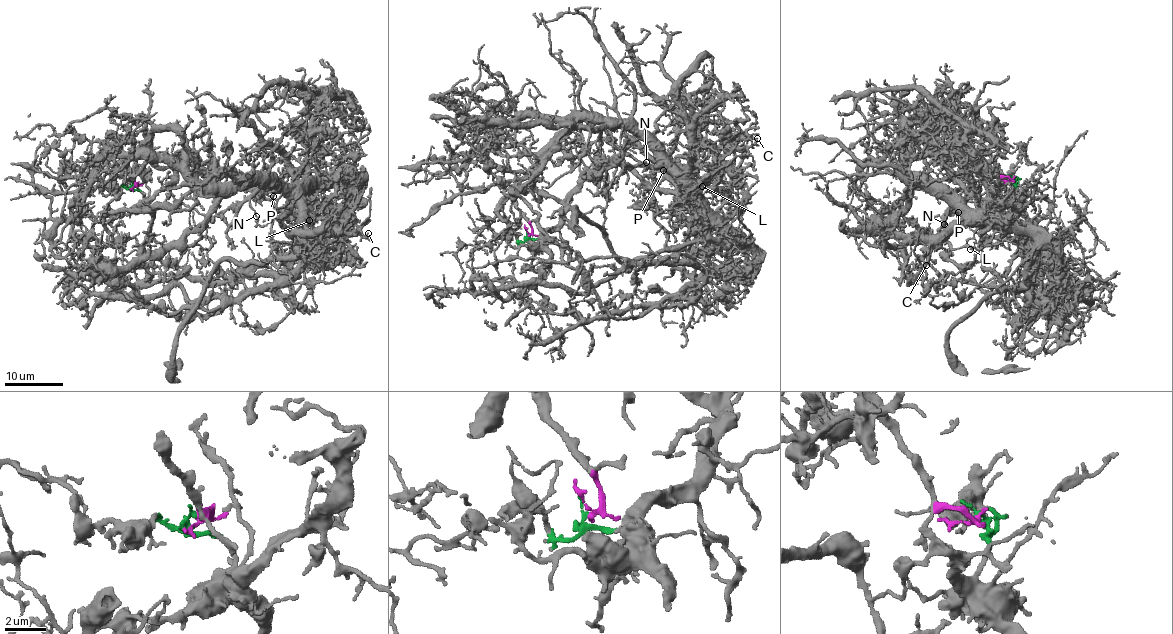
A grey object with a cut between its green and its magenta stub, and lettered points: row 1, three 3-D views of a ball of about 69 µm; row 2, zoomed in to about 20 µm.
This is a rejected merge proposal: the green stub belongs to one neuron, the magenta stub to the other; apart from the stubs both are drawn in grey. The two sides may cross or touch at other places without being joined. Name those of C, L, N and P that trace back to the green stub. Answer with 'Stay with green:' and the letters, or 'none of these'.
Stay with green: C, L

